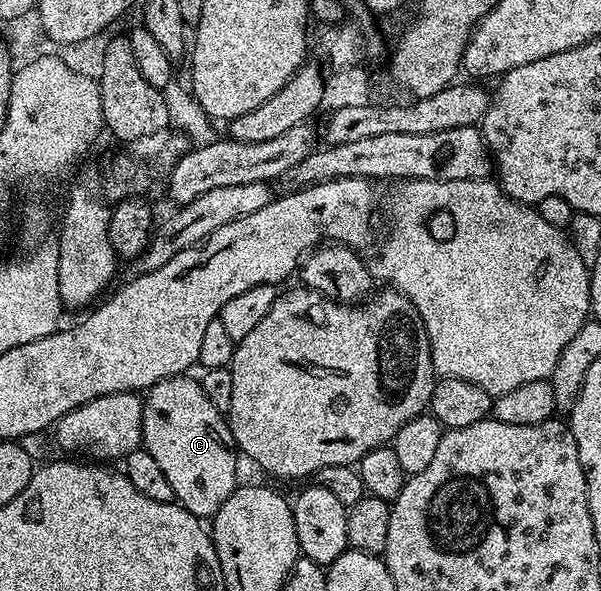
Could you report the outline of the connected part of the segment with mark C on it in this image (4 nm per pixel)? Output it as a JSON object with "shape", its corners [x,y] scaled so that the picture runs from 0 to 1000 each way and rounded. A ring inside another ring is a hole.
{"shape":[[[288,635],[240,663],[238,761],[251,766],[285,819],[288,841],[329,878],[346,880],[398,821],[398,765],[376,704],[338,665],[326,640]]]}

